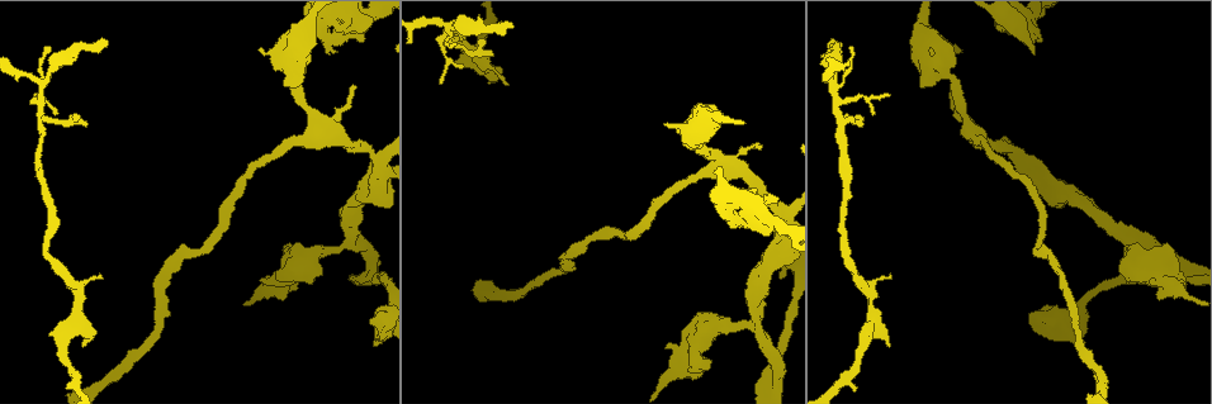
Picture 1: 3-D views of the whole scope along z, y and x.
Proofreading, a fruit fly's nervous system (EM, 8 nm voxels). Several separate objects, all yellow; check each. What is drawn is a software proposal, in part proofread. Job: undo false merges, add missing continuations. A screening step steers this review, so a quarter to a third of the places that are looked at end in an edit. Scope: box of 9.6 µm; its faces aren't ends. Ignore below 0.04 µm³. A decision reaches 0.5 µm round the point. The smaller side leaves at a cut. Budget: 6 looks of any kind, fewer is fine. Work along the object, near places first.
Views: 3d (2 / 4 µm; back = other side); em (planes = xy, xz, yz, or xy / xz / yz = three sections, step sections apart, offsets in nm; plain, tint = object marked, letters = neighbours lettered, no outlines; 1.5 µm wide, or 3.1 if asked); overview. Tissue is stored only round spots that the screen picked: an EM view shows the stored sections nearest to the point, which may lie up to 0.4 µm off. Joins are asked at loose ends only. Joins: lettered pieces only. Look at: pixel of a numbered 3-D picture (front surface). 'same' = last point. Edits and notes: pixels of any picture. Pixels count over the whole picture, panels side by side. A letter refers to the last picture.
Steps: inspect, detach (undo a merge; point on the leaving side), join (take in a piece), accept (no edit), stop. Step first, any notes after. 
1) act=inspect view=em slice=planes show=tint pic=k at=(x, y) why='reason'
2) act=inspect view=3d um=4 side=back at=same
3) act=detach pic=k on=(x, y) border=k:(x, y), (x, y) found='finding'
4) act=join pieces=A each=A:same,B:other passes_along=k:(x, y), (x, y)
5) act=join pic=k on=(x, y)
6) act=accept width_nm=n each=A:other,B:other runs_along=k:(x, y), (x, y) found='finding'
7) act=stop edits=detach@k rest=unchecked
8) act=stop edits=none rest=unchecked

act=inspect view=em slice=planes show=letters pic=1 at=(1189, 281) why='branch stops here'

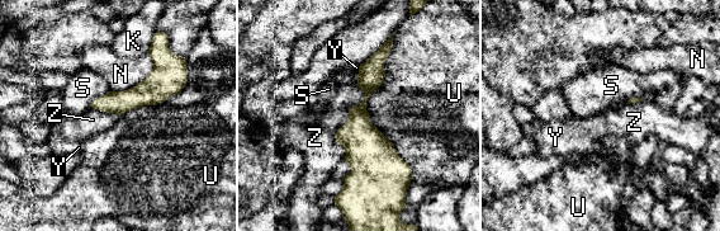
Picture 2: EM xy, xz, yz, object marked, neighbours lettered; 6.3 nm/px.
act=accept width_nm=140 longest_contact=U:950nm each=K:other,N:other,S:other,U:other,Y:other,Z:other found='no lettered piece goes on from it'

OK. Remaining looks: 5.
act=inspect view=3d um=4 pic=1 at=(362, 39) why='thick end'

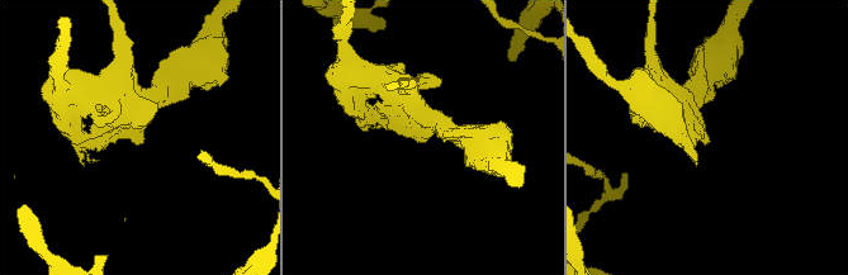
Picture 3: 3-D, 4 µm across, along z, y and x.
act=inspect view=em slice=planes show=letters pic=3 at=(138, 144) why='now the EM'

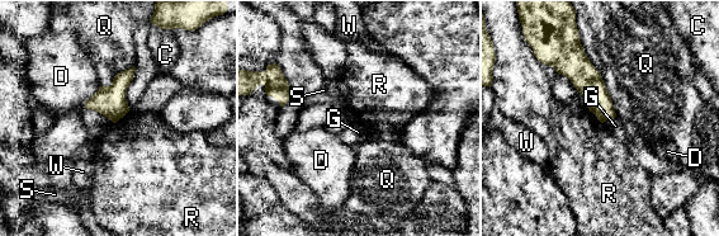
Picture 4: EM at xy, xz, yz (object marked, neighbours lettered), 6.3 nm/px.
act=accept each=C:other,D:other,G:other,Q:other,R:other,S:other,W:other border=4:(615, 116), (602, 123) found='none of them fits'

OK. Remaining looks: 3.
act=inspect view=em slice=planes show=letters pic=1 at=(782, 213) why='branch point'

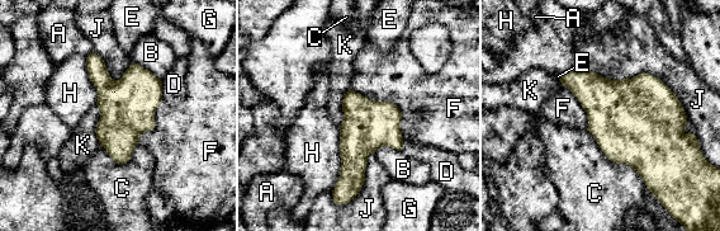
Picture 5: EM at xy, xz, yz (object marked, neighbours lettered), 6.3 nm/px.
act=accept width_nm=320 each=A:other,B:other,C:other,D:other,E:other,F:other,G:other,H:other,J:other,K:other border=5:(350, 89), (391, 100), (402, 114) found='all the same cell'

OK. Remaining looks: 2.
act=stop edits=none rest=unchecked

